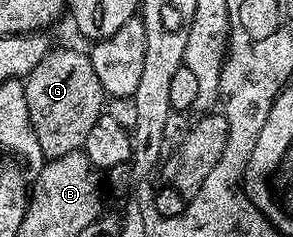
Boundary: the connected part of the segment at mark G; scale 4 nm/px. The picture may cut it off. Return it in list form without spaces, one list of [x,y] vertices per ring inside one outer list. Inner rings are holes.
[[[57,48],[40,58],[24,80],[30,125],[46,158],[79,151],[85,145],[88,130],[92,130],[96,118],[104,114],[103,88],[89,55],[74,48]]]

